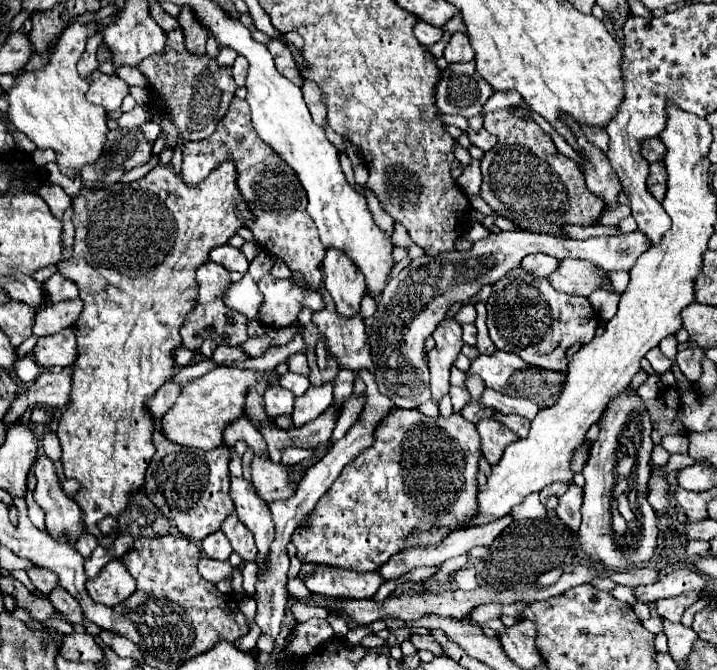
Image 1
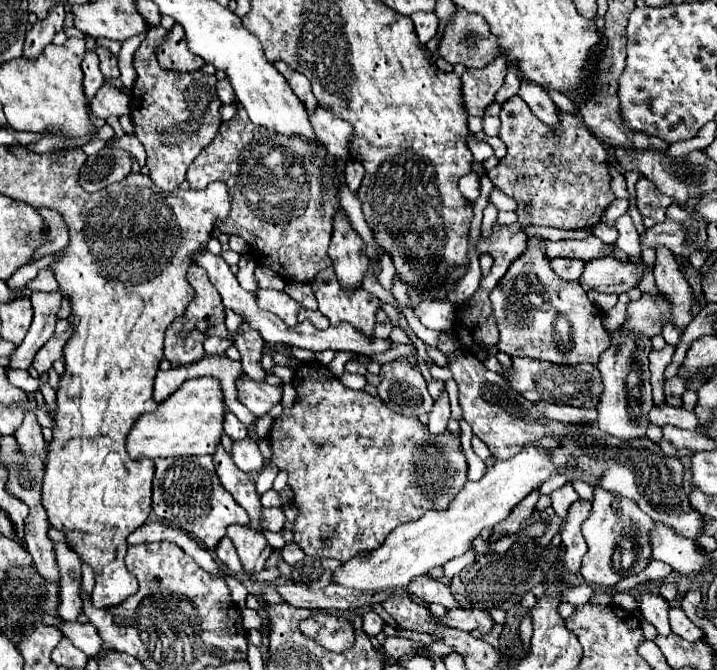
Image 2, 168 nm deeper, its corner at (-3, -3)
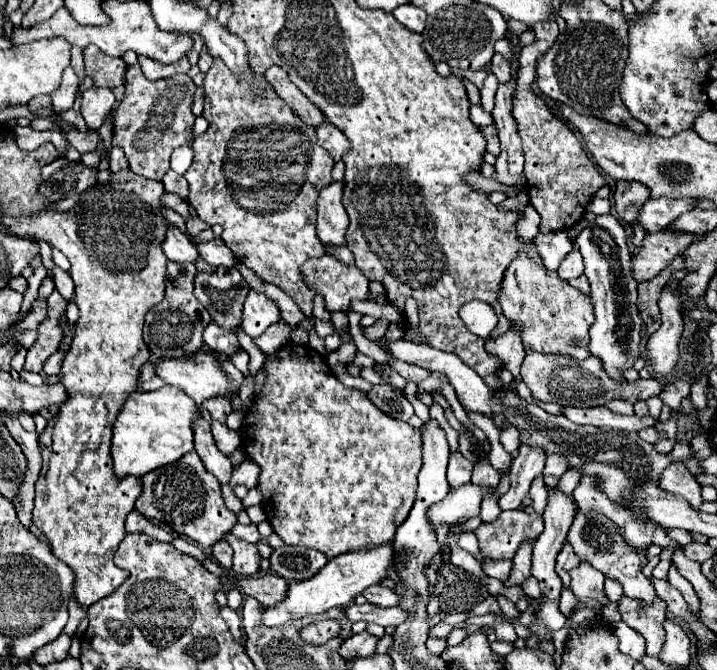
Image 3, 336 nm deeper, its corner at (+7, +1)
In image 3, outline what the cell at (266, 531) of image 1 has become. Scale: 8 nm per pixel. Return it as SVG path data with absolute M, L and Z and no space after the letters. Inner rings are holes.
M199 415L191 423L191 429L193 429L193 441L195 441L195 451L197 451L199 459L219 479L221 485L227 485L233 467L229 465L229 459L225 459L225 455L217 449L209 423Z

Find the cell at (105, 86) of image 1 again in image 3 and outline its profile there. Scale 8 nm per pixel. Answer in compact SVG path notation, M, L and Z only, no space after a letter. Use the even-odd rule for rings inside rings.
M91 87L83 93L81 101L81 115L89 129L99 129L105 123L111 107L115 103L115 95L111 89L105 87Z

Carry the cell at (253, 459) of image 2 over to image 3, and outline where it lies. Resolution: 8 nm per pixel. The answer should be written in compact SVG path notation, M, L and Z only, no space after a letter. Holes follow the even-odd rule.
M211 421L211 431L213 431L213 439L219 447L221 453L229 455L229 451L237 449L241 445L241 437L237 431L231 431L225 423L219 423L219 421Z

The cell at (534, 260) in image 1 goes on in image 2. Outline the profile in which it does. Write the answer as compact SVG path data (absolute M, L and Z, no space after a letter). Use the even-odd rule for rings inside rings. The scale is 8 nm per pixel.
M551 259L551 269L563 281L577 281L581 271L583 271L583 261L575 261L575 259Z

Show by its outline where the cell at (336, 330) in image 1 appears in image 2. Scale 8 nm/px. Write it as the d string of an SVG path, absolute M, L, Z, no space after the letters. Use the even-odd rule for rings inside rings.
M331 267L317 273L311 281L313 293L319 301L319 311L329 319L333 327L341 323L351 323L369 341L375 339L375 311L379 309L379 299L369 291L355 291L355 295L343 295L339 283L335 283L335 273Z

